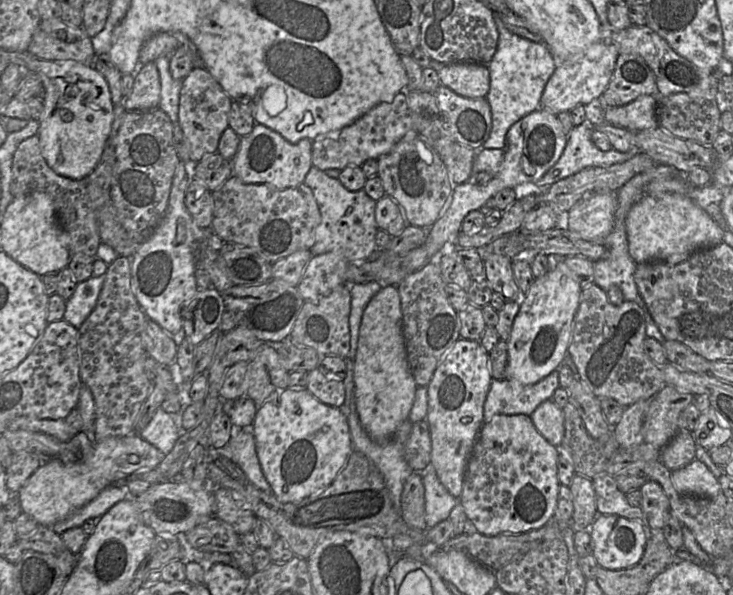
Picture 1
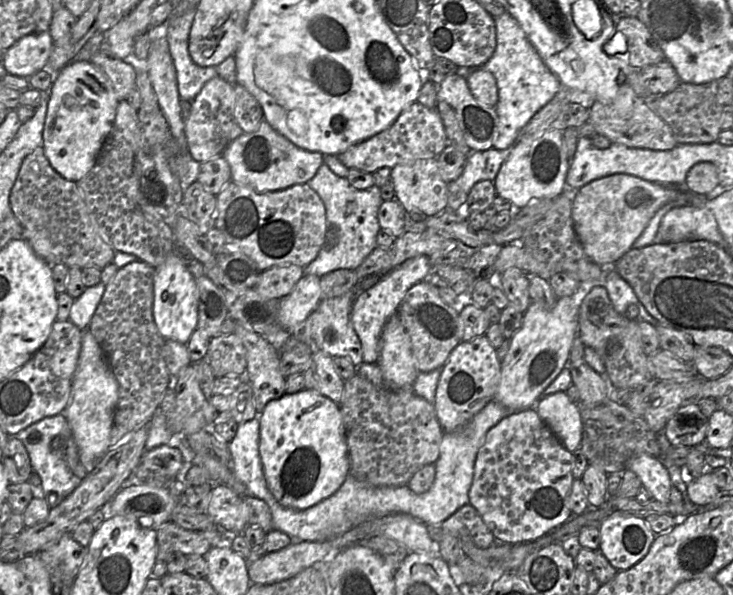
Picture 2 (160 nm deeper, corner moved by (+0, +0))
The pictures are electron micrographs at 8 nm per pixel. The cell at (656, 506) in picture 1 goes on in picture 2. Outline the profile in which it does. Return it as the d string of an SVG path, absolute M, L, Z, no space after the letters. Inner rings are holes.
M646 453L638 454L630 460L627 469L638 476L642 487L650 492L653 500L669 502L672 483L668 470L658 458Z

